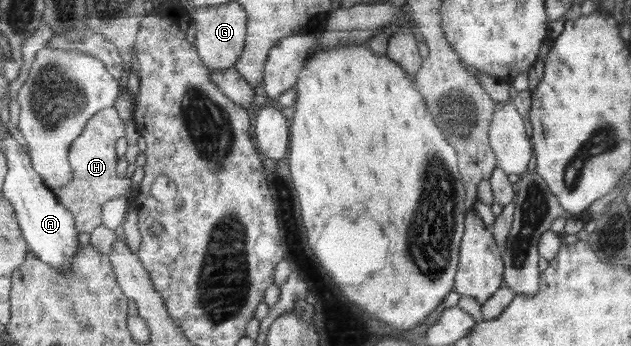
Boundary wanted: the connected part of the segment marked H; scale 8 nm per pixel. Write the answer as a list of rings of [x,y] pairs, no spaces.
[[[116,107],[100,110],[84,128],[82,135],[72,144],[69,160],[75,171],[75,178],[63,189],[54,191],[59,202],[67,207],[76,220],[78,232],[91,234],[103,223],[103,205],[117,197],[130,197],[135,192],[130,178],[119,175],[117,143],[126,135],[126,125],[118,115]]]

